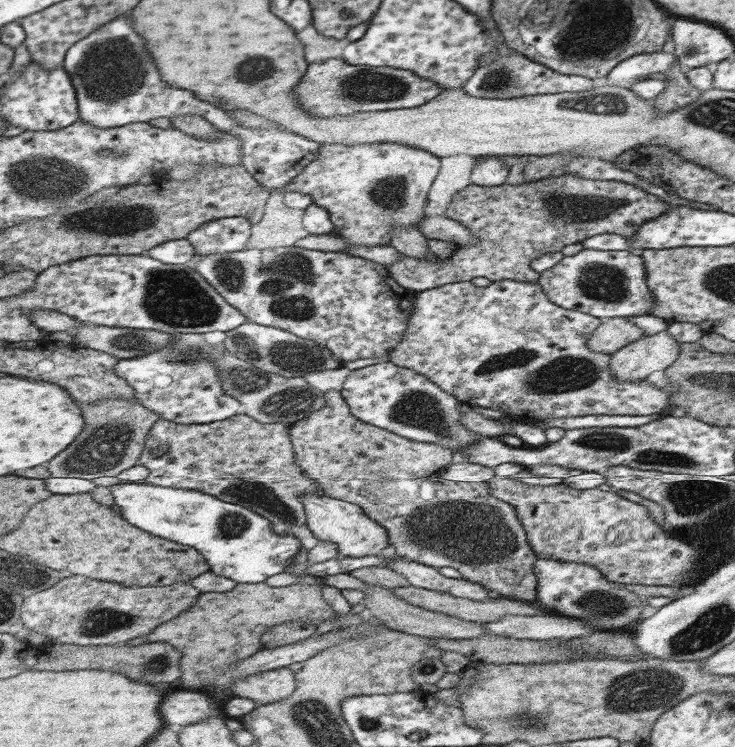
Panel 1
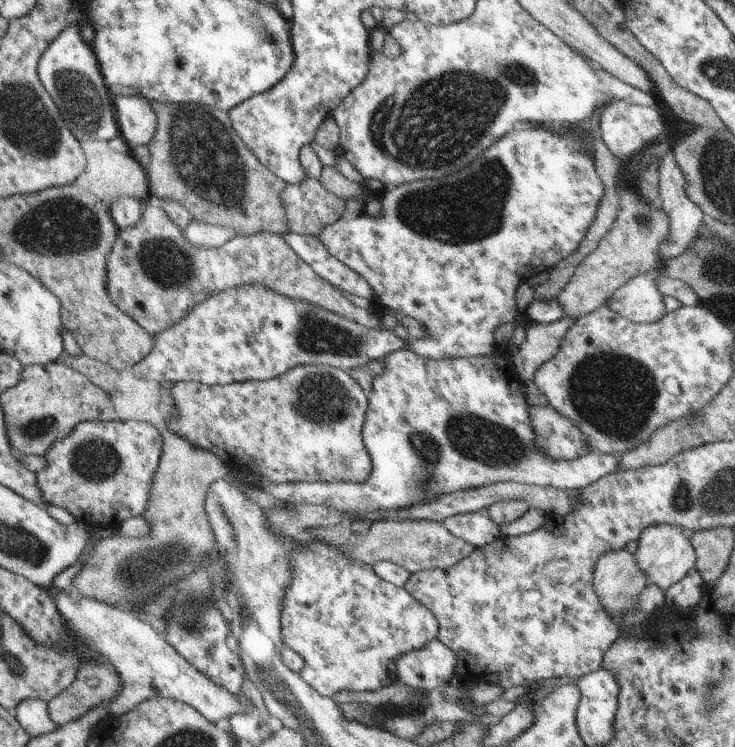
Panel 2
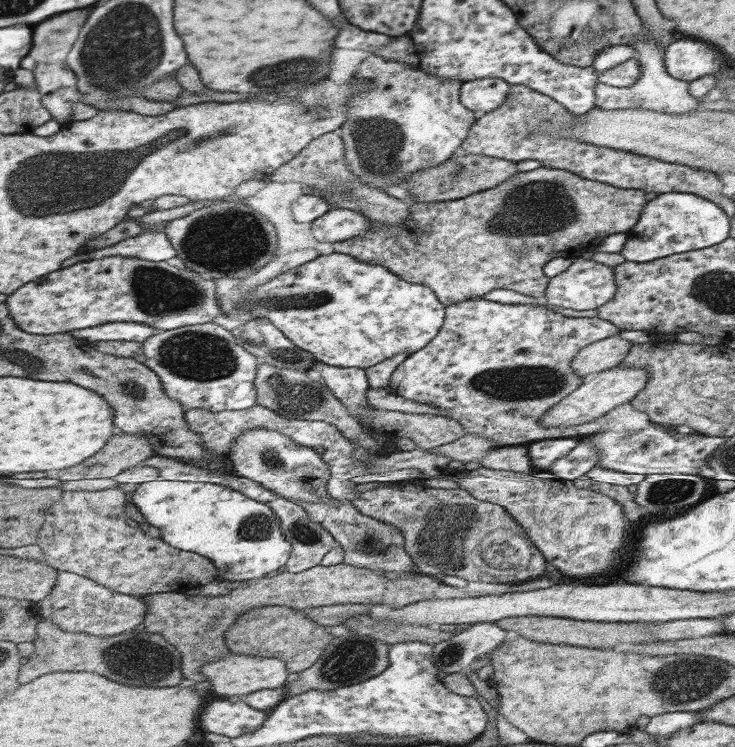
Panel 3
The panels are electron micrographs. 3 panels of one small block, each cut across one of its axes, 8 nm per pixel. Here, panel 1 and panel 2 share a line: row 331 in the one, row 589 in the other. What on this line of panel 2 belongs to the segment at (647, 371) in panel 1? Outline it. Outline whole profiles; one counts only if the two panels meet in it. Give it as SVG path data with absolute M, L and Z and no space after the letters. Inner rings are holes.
M674 524L648 526L633 547L633 555L638 570L646 576L647 584L655 584L663 592L680 582L696 565L696 549L689 532Z

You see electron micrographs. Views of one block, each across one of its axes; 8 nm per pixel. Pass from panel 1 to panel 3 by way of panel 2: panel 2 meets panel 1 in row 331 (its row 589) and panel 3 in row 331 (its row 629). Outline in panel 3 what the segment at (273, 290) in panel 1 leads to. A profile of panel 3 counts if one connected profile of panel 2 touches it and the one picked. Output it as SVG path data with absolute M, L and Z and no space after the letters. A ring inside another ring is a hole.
M336 252L320 254L256 287L250 297L242 301L241 308L256 319L270 319L298 348L310 352L317 361L342 368L367 369L396 354L416 352L426 347L446 322L446 305L430 287L405 281L384 265Z

